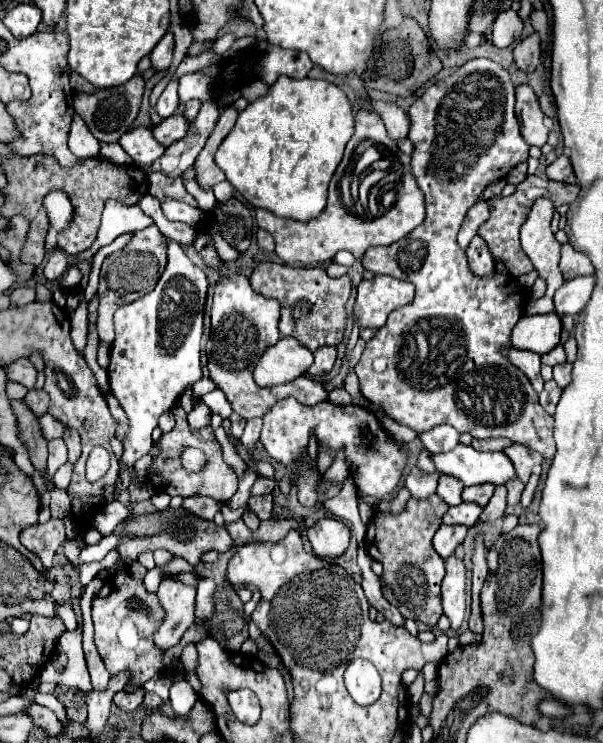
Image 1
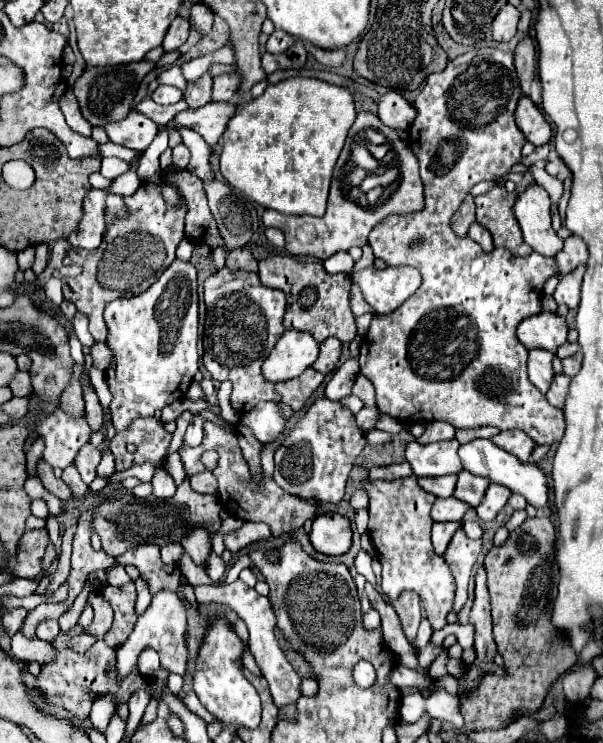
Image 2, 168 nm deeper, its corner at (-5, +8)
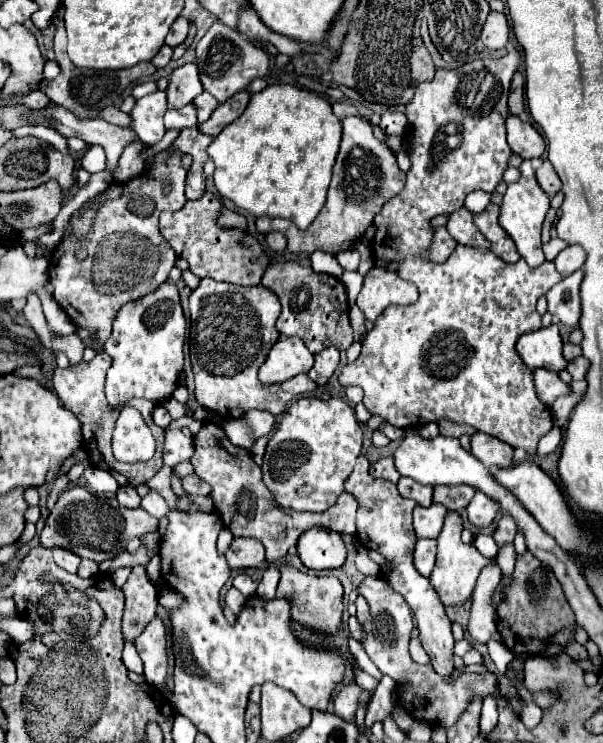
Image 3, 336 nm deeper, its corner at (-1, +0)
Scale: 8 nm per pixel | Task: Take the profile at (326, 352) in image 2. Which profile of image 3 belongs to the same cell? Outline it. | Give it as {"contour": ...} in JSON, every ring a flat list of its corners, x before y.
{"contour":[[324,348,322,352,316,354,316,362,314,362,312,370,308,372,308,376,318,386,324,386,336,368,338,368,338,350,336,348]]}

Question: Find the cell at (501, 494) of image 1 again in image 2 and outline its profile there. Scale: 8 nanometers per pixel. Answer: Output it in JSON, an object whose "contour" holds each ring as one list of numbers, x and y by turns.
{"contour":[[490,484,490,488,486,490,486,496,482,500,482,504,476,508,478,516,486,522,486,520,494,520,494,516,504,508,504,504,510,498,510,490,500,486,500,484]]}

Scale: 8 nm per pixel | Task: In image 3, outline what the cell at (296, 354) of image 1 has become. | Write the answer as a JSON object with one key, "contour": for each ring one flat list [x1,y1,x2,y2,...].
{"contour":[[280,338,258,370,262,384,278,384,296,374,308,372,314,364,312,352,300,338]]}

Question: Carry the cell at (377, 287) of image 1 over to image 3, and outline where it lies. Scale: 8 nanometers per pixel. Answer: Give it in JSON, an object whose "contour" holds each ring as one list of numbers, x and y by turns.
{"contour":[[370,268,364,276,364,286,358,294,358,308,368,320,376,320,388,306,408,306,418,300,418,290,412,282,402,280,396,272]]}

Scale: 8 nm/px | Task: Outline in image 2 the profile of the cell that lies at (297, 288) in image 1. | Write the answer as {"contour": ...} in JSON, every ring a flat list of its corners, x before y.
{"contour":[[268,256,258,262,258,276,264,286,278,288,286,294,288,308,284,314,284,328,310,332,320,344,330,336,350,342,356,336,356,320,350,312,348,298,352,280,348,274,328,274,322,262,302,262,292,256]]}

